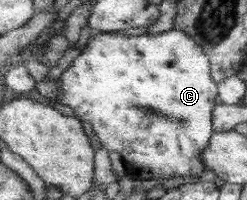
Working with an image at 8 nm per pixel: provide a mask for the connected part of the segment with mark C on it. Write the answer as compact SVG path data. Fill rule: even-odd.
M173 28L159 34L143 34L139 36L121 35L117 31L112 33L99 32L92 36L86 45L82 48L82 53L79 53L71 64L58 77L61 94L55 97L55 104L60 104L73 109L73 116L79 121L88 122L93 129L99 144L108 152L117 152L123 160L126 174L133 180L157 180L159 182L175 183L179 181L196 180L198 175L205 170L203 165L203 151L207 146L213 128L211 125L211 112L216 106L214 100L216 97L216 83L211 80L210 64L205 53L189 38L183 31L178 31Z

